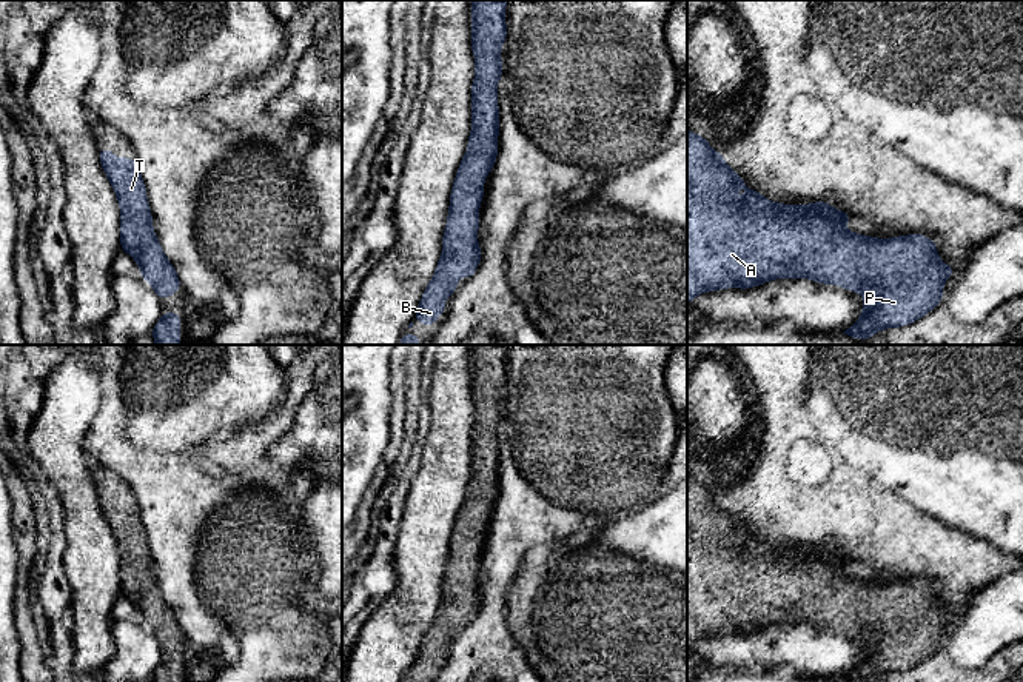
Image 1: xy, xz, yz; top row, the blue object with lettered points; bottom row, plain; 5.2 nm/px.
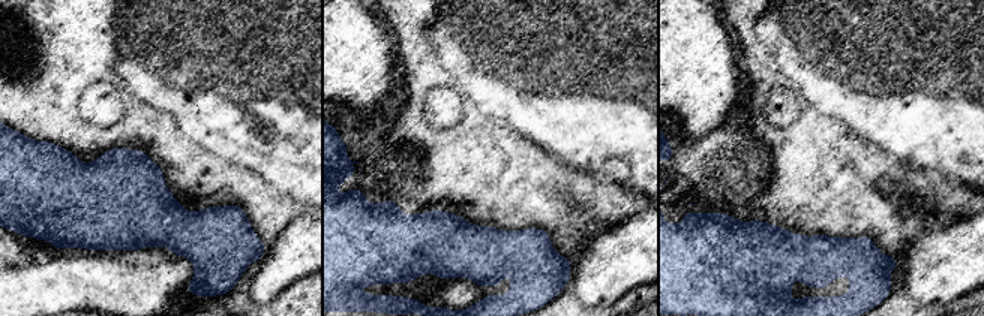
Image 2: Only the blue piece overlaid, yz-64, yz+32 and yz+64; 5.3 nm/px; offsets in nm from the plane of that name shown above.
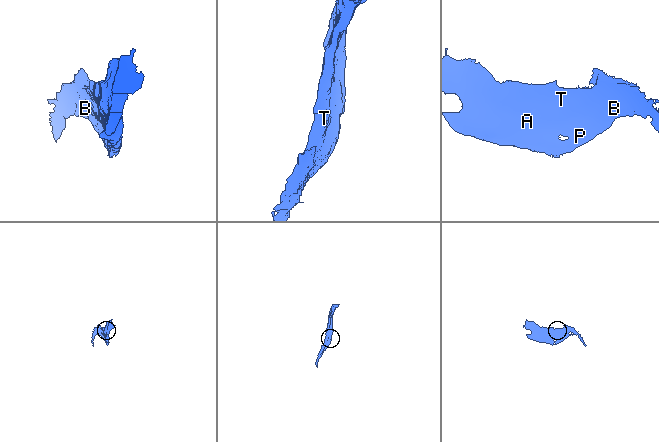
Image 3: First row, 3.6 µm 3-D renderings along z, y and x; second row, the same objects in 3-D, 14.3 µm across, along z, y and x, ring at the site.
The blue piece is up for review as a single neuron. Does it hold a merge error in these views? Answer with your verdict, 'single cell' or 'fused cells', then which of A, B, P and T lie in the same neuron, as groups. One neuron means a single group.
single cell | A B P T

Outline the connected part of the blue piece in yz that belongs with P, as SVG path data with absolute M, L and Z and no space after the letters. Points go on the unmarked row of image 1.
M687 474L687 650L706 636L726 633L749 634L775 623L810 623L823 630L840 630L864 642L860 664L843 679L872 682L886 673L900 673L931 657L943 644L944 627L955 617L937 599L937 587L923 579L875 583L844 573L847 557L827 547L783 550L756 539L743 522L724 508L709 485Z

